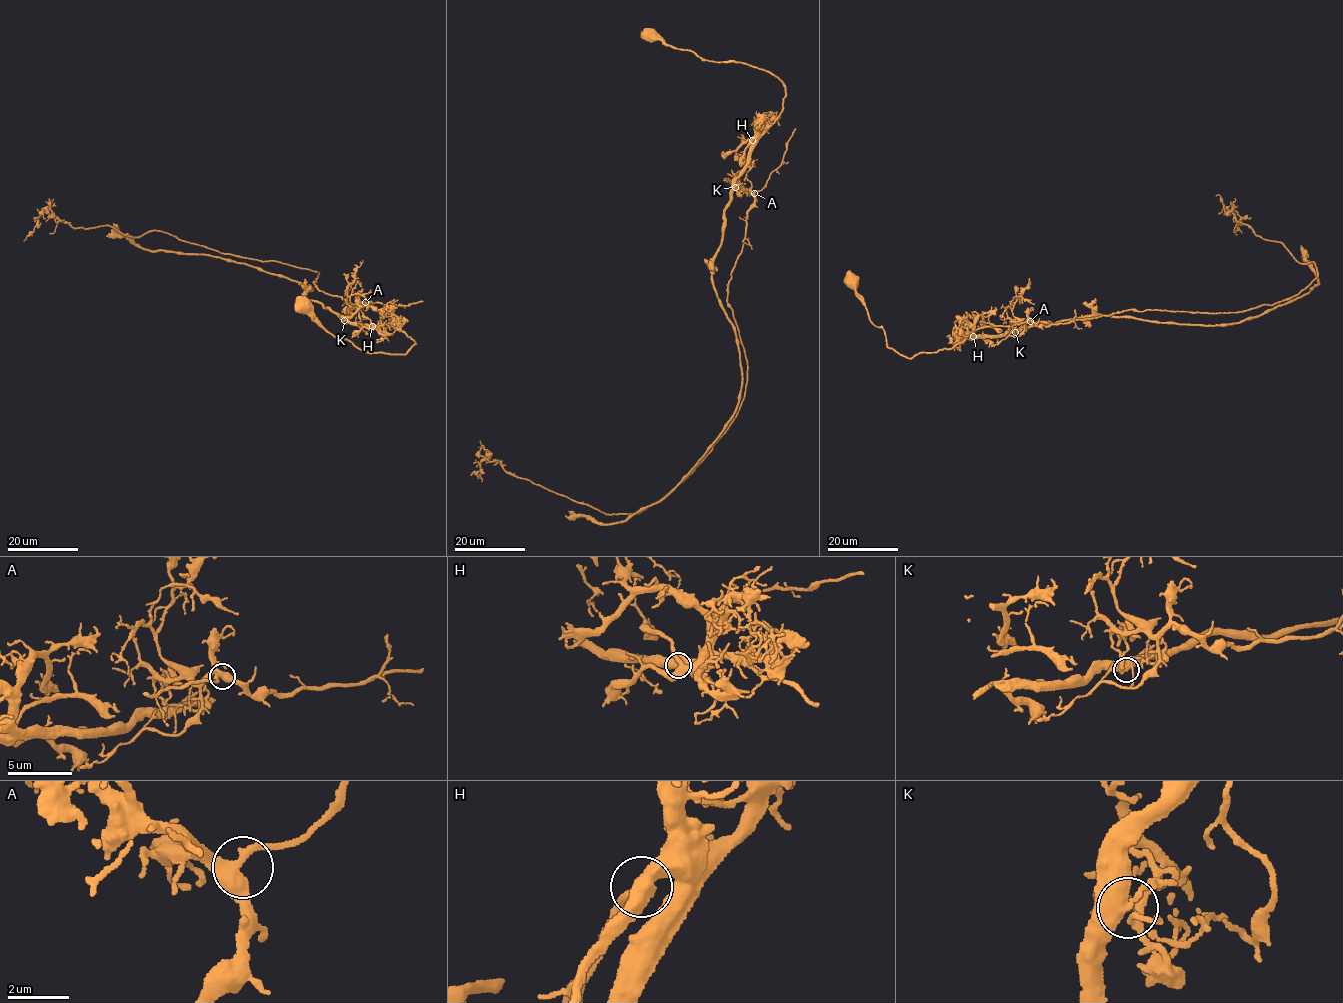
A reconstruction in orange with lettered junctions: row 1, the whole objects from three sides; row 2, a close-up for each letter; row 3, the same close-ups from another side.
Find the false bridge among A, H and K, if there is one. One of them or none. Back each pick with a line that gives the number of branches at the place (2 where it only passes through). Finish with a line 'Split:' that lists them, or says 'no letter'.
K: 3
Split: K

